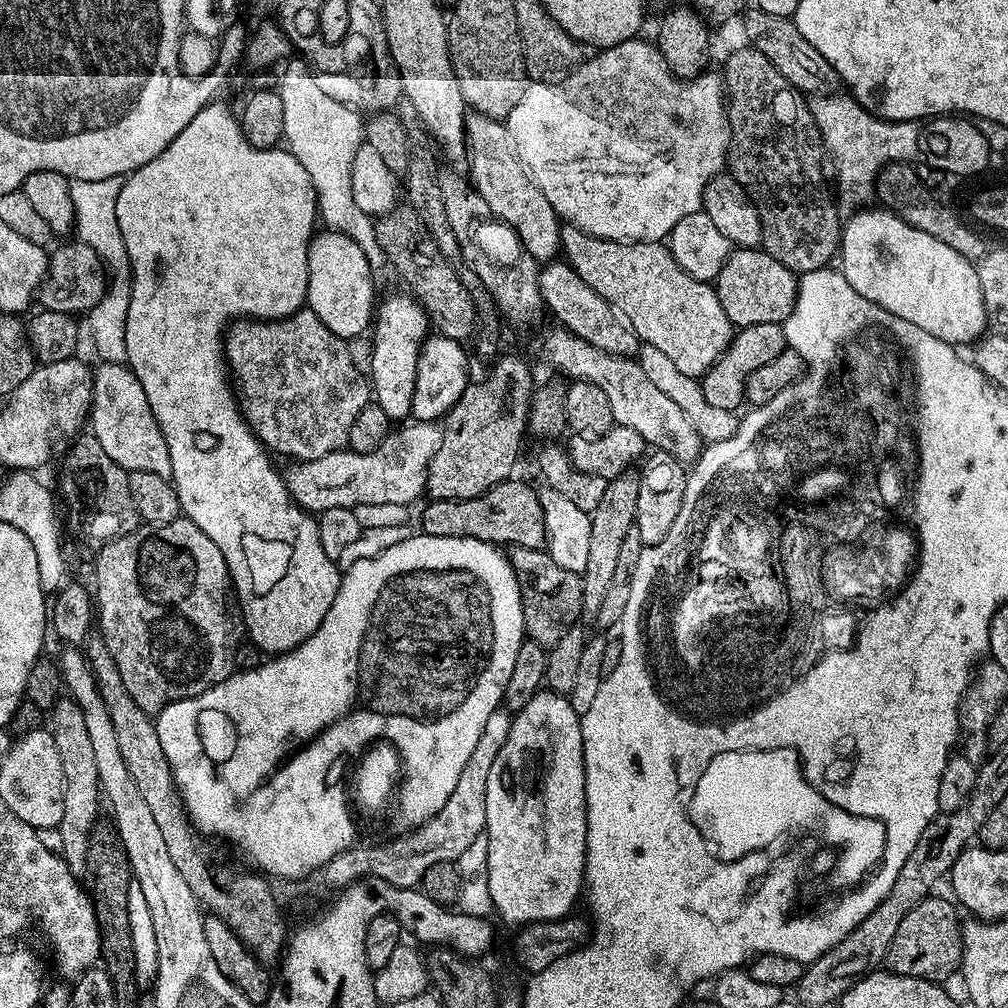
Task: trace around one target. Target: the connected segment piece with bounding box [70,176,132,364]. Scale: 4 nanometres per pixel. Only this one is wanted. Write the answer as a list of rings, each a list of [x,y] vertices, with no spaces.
[[[122,176],[101,180],[73,180],[70,190],[70,198],[74,198],[76,215],[75,235],[80,235],[77,236],[79,243],[90,246],[90,250],[99,254],[110,277],[106,284],[106,295],[86,316],[87,335],[88,332],[92,335],[92,344],[100,355],[99,359],[109,364],[124,364],[126,361],[126,314],[130,310],[132,293],[132,270],[122,242],[122,230],[116,217],[118,194],[124,182],[125,177]]]

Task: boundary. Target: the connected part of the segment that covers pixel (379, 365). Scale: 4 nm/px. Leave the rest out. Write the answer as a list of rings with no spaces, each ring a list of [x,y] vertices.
[[[411,295],[388,296],[379,301],[374,313],[374,331],[372,341],[371,387],[374,389],[375,403],[386,410],[394,422],[400,422],[411,413],[416,367],[420,361],[420,347],[430,332],[428,315],[416,303]]]

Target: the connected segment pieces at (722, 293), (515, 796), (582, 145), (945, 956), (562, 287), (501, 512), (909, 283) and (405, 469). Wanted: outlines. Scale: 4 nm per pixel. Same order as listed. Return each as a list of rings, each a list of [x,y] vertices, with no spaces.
[[[733,247],[722,270],[714,281],[718,302],[726,312],[726,318],[737,329],[758,326],[762,322],[783,325],[794,310],[797,294],[797,273],[791,272],[778,258],[770,258],[763,247]]]
[[[541,690],[526,702],[520,712],[512,716],[510,734],[498,750],[498,758],[494,758],[494,766],[490,766],[490,778],[486,778],[486,822],[484,832],[488,837],[488,881],[490,882],[490,898],[495,915],[501,916],[508,924],[523,926],[537,924],[543,920],[561,920],[573,911],[576,899],[581,899],[584,883],[584,853],[588,841],[588,815],[586,814],[586,798],[584,797],[584,747],[582,746],[582,730],[580,716],[573,710],[567,695],[558,692]]]
[[[644,38],[627,40],[615,44],[613,48],[597,51],[596,56],[585,59],[576,65],[571,72],[556,79],[545,78],[529,83],[526,94],[522,94],[522,102],[510,110],[508,119],[508,133],[510,142],[514,142],[516,153],[524,163],[532,181],[546,194],[550,206],[554,209],[561,221],[571,227],[581,228],[591,236],[600,236],[604,240],[619,240],[621,242],[635,242],[637,240],[663,241],[690,214],[701,211],[704,202],[704,191],[712,179],[725,171],[728,159],[728,110],[726,107],[726,93],[724,82],[712,70],[694,77],[692,80],[681,80],[674,76],[666,66],[662,54],[657,50],[655,43],[644,41]]]
[[[929,894],[922,902],[918,902],[918,906],[914,906],[914,910],[910,910],[910,914],[906,914],[906,918],[902,918],[897,932],[894,933],[894,942],[890,942],[890,950],[884,959],[887,971],[899,976],[944,982],[952,971],[955,973],[959,969],[960,959],[964,953],[964,943],[960,937],[962,916],[956,913],[957,905],[951,899],[950,901],[943,900],[942,897],[936,895]]]
[[[556,258],[545,263],[539,269],[541,298],[547,311],[557,316],[559,323],[578,338],[590,342],[590,346],[598,346],[598,350],[606,350],[615,356],[635,357],[642,347],[642,341],[632,329],[631,324],[607,304],[588,283],[573,270],[572,265],[563,259]]]
[[[517,478],[504,480],[498,486],[486,490],[481,496],[469,500],[433,500],[420,512],[419,531],[425,536],[454,538],[469,536],[487,544],[505,546],[517,544],[520,548],[540,548],[546,544],[544,519],[540,509],[540,497]]]
[[[868,206],[863,210],[852,212],[842,224],[838,268],[844,273],[845,278],[849,280],[850,286],[854,286],[854,290],[858,290],[858,294],[862,294],[862,298],[866,298],[870,303],[882,306],[890,314],[898,314],[898,318],[906,318],[906,322],[914,322],[914,326],[919,326],[921,330],[926,330],[926,334],[934,334],[934,338],[938,338],[947,344],[953,346],[965,344],[965,346],[968,346],[985,335],[988,315],[984,312],[982,290],[978,286],[976,264],[971,260],[967,260],[962,254],[958,254],[958,250],[946,246],[946,242],[938,242],[938,238],[930,238],[930,234],[922,234],[922,230],[914,230],[914,226],[902,222],[902,218],[898,218],[894,212],[889,212],[887,208],[883,206],[875,206],[876,208],[870,207]]]
[[[408,422],[403,426],[397,427],[395,430],[389,432],[388,437],[382,442],[382,446],[378,446],[374,450],[370,450],[366,454],[358,454],[351,450],[341,450],[338,452],[331,452],[326,454],[322,458],[314,458],[313,460],[301,460],[293,463],[292,469],[286,472],[286,483],[288,486],[288,492],[292,495],[292,500],[298,505],[298,507],[304,509],[305,512],[313,514],[319,514],[330,510],[334,506],[342,506],[343,508],[351,508],[353,510],[359,509],[359,504],[408,504],[411,500],[416,500],[421,495],[425,495],[426,489],[424,483],[428,477],[428,467],[430,462],[434,458],[434,454],[440,449],[440,433],[442,431],[441,425],[436,422]]]

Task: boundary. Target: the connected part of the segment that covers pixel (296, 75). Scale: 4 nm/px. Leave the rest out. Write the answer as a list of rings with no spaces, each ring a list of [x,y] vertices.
[[[303,59],[291,60],[283,65],[284,72],[279,77],[278,85],[282,98],[283,143],[287,151],[298,158],[302,166],[306,166],[306,174],[310,174],[310,182],[316,191],[318,216],[323,227],[352,238],[369,260],[370,268],[379,270],[380,267],[385,267],[386,261],[382,246],[378,246],[373,217],[357,205],[351,190],[351,172],[356,152],[365,139],[361,113],[321,91],[311,67]]]

